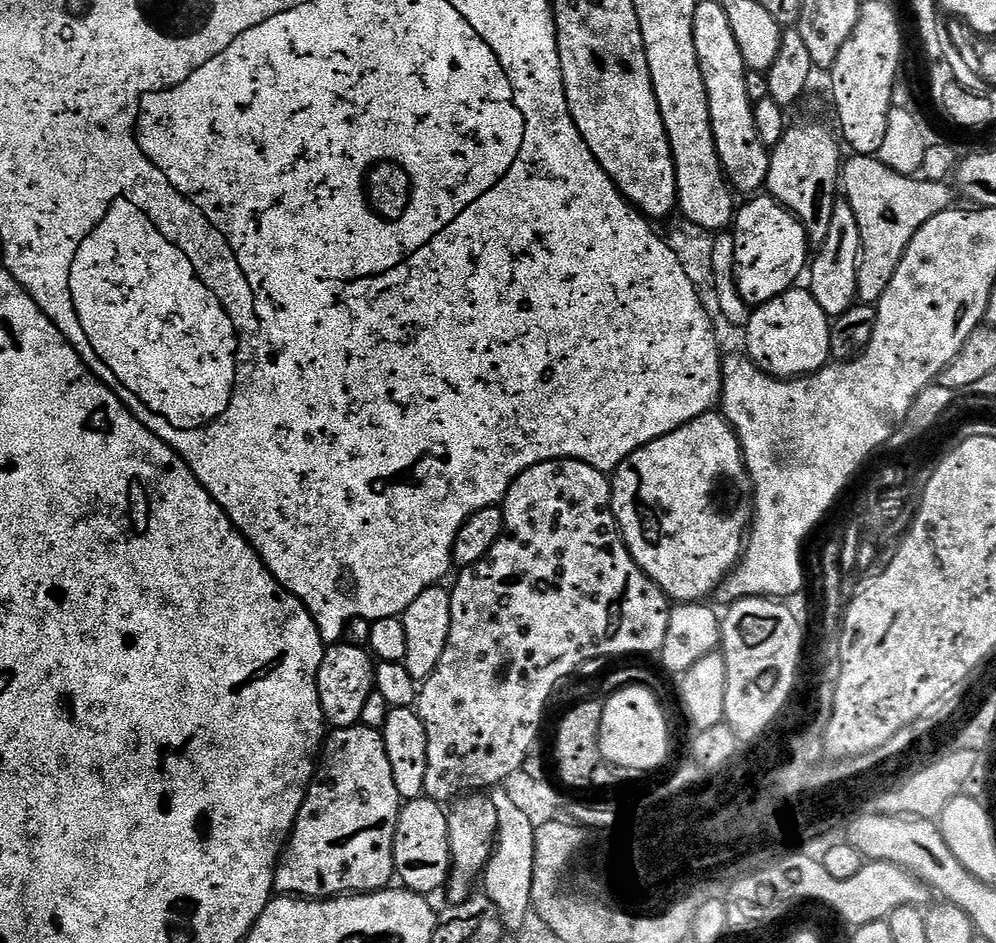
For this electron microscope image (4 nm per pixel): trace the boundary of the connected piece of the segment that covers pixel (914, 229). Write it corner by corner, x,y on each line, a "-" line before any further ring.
852,154
849,157
842,164
842,192
854,210
854,218
858,218
860,231
860,265
856,294
861,305
876,306
879,305
886,286
890,286
890,278
894,278
894,270
898,270
898,262
902,262
902,254
906,254
906,246
910,246
914,234
918,234
918,230
926,226
926,222
930,222
934,214
942,214
949,209
949,185
943,180
925,180
912,174
896,172
876,156

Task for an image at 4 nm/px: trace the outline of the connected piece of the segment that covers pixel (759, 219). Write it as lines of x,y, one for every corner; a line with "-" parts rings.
756,194
749,200
749,204
739,205
730,235
734,242
738,294
748,305
759,306
787,292
800,275
800,279
805,275
810,264
810,245
796,215
787,212
773,196

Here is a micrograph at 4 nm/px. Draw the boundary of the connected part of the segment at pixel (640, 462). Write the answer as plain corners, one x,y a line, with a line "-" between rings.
719,411
704,412
694,418
689,424
684,424
678,430
634,450
634,454
627,456
611,473
612,486
612,513
616,525
620,527
620,534
624,537
624,544
630,550
634,562
643,570
651,580
662,589
672,602
704,602
708,595
715,593
728,577
729,572
739,565
746,551
746,525
751,521
754,511
754,497
752,495
752,482
747,468
744,466
744,452
740,448
740,439
736,431
728,425
727,420

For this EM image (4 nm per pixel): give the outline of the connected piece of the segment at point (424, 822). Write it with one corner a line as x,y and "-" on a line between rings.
421,798
407,801
401,807
394,834
394,866
399,883
410,892
436,892
447,882
448,876
450,880
452,855
448,814
441,801

